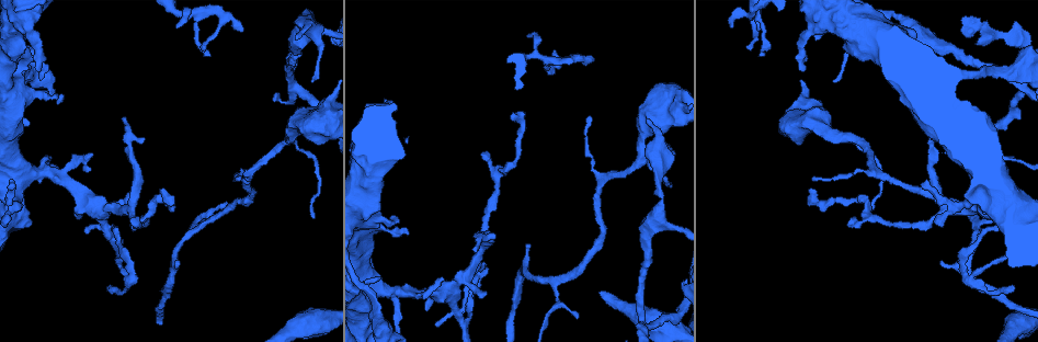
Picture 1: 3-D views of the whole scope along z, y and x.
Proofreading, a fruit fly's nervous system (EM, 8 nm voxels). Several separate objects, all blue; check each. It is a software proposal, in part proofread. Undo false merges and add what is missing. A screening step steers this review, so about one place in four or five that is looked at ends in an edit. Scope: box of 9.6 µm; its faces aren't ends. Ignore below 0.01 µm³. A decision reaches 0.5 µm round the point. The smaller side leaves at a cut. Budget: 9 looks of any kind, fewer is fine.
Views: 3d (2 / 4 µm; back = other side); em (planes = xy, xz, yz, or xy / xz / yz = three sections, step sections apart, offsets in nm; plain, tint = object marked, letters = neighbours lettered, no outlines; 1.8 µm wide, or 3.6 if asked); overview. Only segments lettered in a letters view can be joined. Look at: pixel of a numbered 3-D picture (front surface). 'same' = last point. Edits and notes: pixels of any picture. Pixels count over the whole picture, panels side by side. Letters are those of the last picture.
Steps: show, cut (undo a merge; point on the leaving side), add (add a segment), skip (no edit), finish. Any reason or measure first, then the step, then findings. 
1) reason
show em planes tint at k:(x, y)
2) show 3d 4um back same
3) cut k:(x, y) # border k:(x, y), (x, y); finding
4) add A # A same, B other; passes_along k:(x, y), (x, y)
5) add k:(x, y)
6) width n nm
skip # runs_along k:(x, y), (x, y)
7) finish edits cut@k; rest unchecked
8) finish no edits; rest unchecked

calibre changes
show em xz step 4 letters at 1:(459, 314)

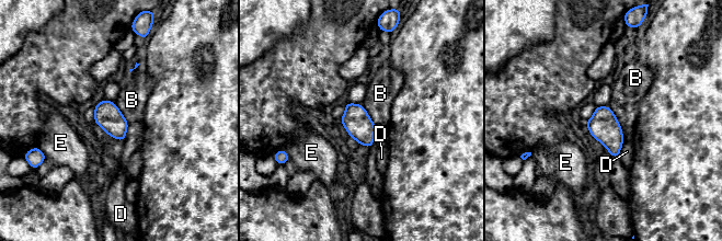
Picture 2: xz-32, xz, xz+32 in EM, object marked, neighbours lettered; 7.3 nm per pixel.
width 190 nm
skip # B other, D other, E other; continuous, no second neuron

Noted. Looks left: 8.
abrupt turn
show 3d 4um at 1:(813, 200)

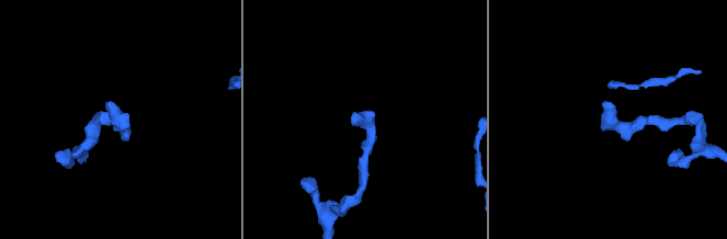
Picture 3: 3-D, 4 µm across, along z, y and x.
show em planes tint at 3:(611, 118)

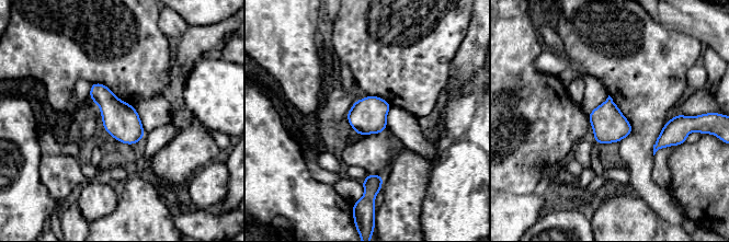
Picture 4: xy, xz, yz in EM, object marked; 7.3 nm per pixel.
show em planes letters same

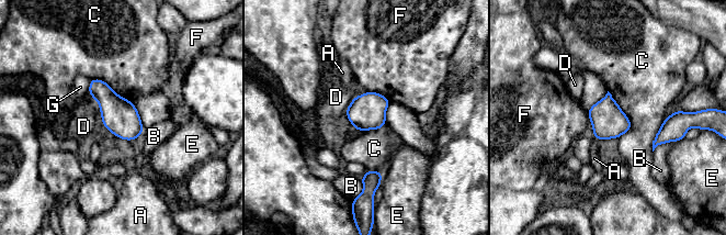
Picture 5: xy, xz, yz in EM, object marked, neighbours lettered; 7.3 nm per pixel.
longest_contact C 360 nm
skip # A other, B other, C other, D other, E other, F other, G other; all the same neuron

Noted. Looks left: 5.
free end
show em xz step 4 tint at 1:(732, 26)

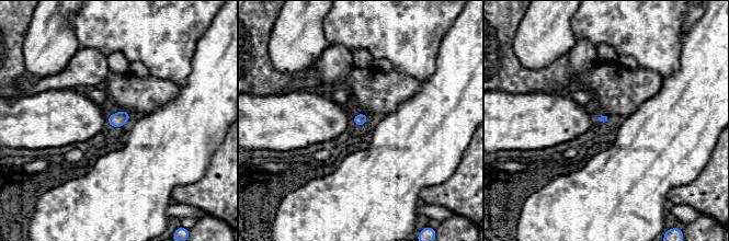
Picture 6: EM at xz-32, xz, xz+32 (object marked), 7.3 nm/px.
show em planes letters same

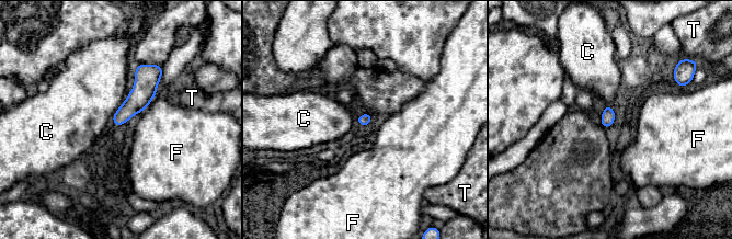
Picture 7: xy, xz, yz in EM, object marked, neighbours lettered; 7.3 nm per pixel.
skip # C other, F other, T other; none of them fits

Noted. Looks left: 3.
four or more arms meet
show 3d 4um at 1:(641, 319)

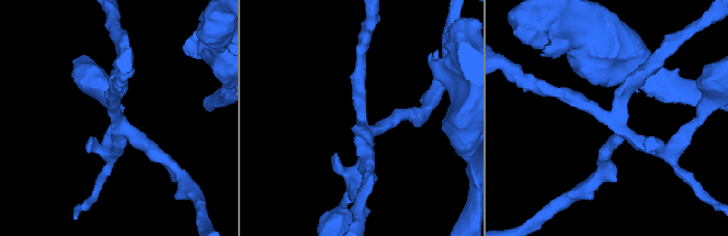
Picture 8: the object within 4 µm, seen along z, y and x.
arms 4; need the tissue
show em planes letters at 8:(608, 113)

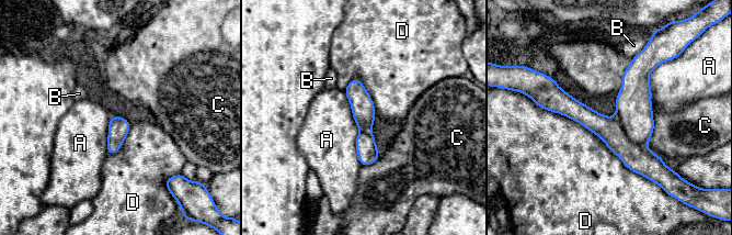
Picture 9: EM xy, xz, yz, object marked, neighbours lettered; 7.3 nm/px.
longest_contact D 1050 nm
cut 9:(633, 108) # A other, B other, C other, D other; border 9:(615, 115), (626, 136), (645, 147); a second neuron is stuck on

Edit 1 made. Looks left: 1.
finish edits cut@9; rest unchecked

